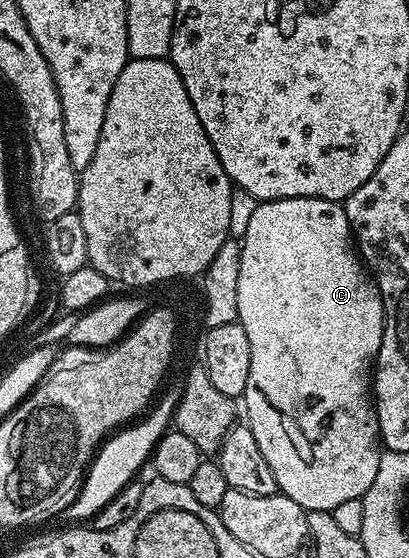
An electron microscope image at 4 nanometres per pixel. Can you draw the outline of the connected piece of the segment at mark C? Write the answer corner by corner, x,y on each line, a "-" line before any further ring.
293,197
292,199
269,199
260,201
257,209
253,209
253,217
249,220
249,226
245,229
239,248
241,253
241,274
237,276
237,313
239,314
239,324
245,329
249,337
249,353
251,354
251,364
249,365
249,381
245,385
245,393
241,397
241,403
247,406
246,426
251,428
253,437
257,437
257,446
261,448
261,454
265,456
265,461
269,461
269,469
273,469
273,477
277,477
277,485
282,494
289,496
297,505
301,505
303,510
309,511
329,511
337,509
345,501
362,499
363,494
373,485
373,477
377,477
377,465
381,454
381,440
379,437
379,418
375,416
375,404
373,402
373,368
375,358
381,349
381,337
383,336
383,299
379,295
379,288
375,286
375,280
369,274
358,250
357,244
351,234
351,226
347,220
347,213
342,202
333,199
318,199
317,197

